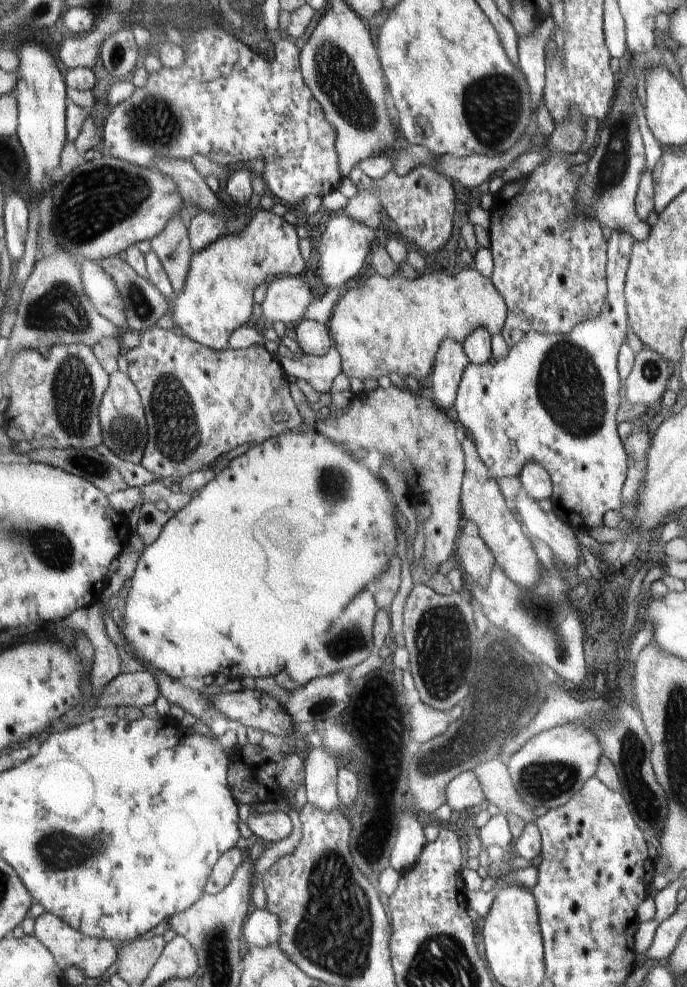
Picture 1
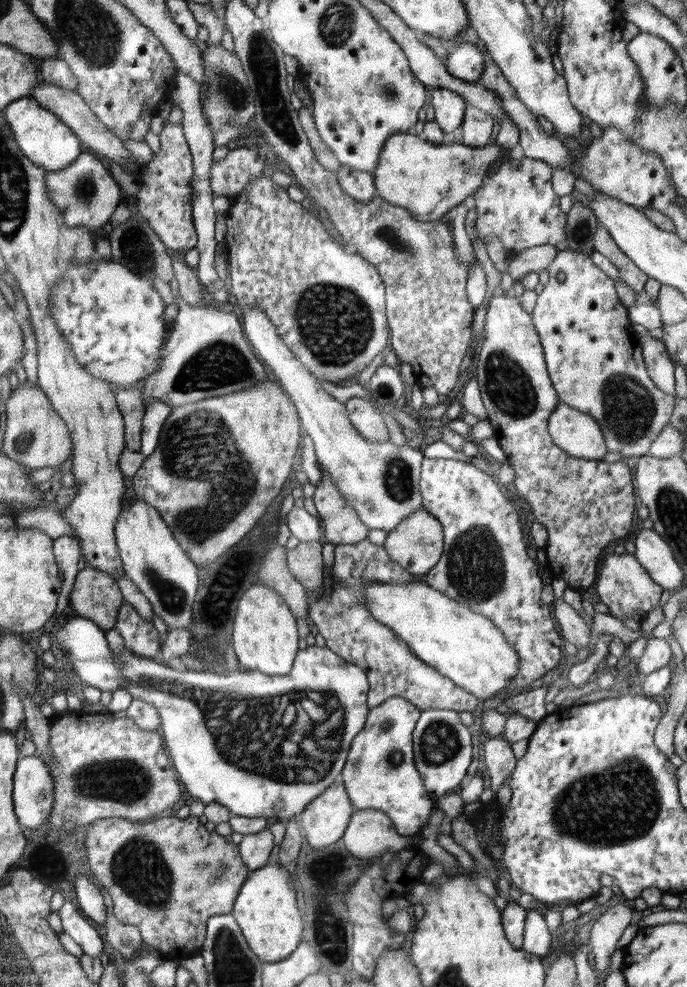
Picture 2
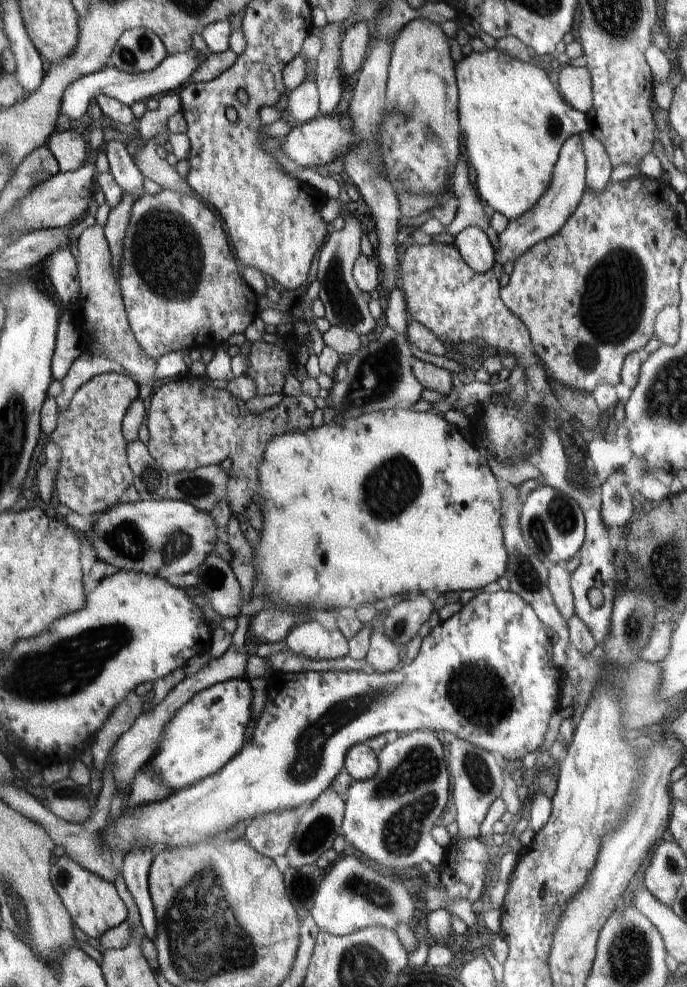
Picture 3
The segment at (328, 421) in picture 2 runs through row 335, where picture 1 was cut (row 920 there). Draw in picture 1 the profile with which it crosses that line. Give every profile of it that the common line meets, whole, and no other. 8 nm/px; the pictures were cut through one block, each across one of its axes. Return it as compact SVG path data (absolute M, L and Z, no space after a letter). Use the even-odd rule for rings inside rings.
M254 910L245 919L243 939L245 948L265 948L277 943L281 931L279 921L268 910Z

